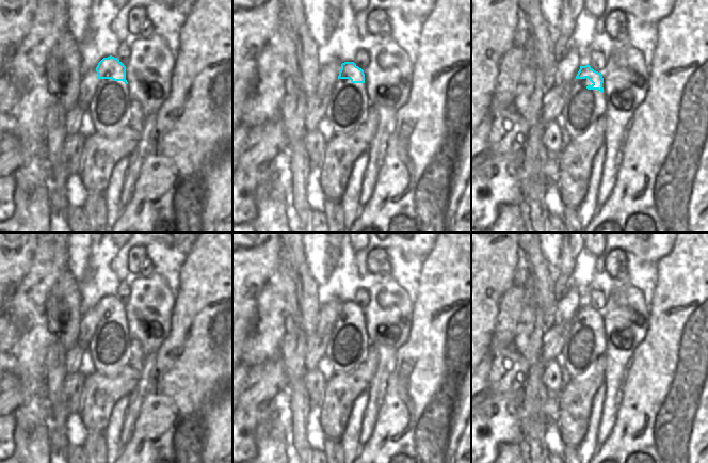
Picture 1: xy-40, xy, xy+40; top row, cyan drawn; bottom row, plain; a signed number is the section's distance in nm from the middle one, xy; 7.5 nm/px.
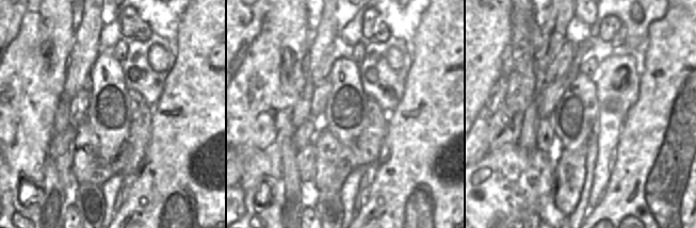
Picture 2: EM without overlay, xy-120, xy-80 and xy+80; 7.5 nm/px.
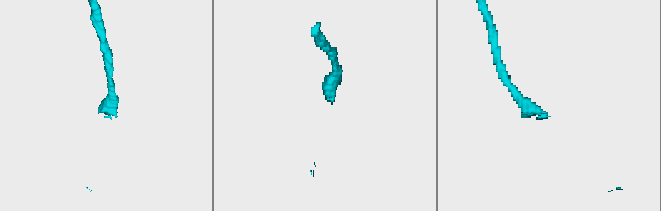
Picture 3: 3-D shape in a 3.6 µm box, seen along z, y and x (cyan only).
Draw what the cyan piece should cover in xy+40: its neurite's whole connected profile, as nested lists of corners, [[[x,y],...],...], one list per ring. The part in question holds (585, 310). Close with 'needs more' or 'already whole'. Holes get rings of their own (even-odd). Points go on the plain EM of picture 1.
[[[589,303],[585,305],[580,305],[580,308],[576,315],[576,318],[585,318],[588,317],[593,323],[588,324],[588,329],[598,329],[604,332],[604,317],[601,312],[594,309]]] | already whole

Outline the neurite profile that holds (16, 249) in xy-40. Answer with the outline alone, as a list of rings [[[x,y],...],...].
[[[0,233],[0,314],[30,270],[38,233]]]

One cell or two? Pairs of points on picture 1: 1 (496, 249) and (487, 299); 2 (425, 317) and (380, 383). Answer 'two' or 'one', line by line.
1: one
2: two

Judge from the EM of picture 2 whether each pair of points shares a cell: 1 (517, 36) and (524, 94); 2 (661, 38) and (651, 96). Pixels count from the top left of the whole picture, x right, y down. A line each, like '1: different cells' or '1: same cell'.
1: same cell
2: same cell

